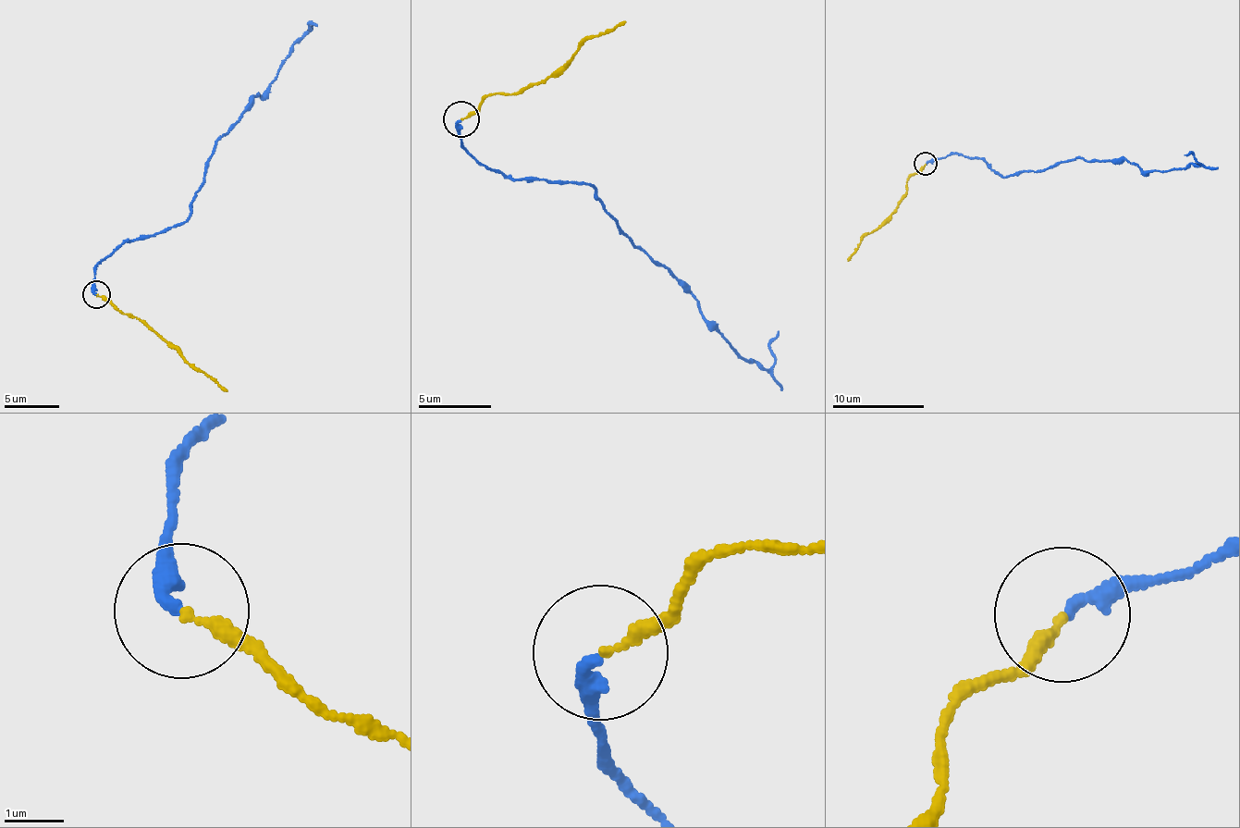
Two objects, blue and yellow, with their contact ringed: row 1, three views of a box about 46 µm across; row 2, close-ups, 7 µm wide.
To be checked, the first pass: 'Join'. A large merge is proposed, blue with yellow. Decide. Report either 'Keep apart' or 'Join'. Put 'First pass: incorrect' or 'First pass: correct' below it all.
Join
First pass: correct

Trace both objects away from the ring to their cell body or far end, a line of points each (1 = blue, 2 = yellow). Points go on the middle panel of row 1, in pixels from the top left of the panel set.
1: (461, 120), (460, 145), (484, 166), (592, 185), (733, 354), (767, 368), (777, 331)
2: (461, 120), (484, 98), (526, 86), (565, 64), (573, 51), (627, 20)

